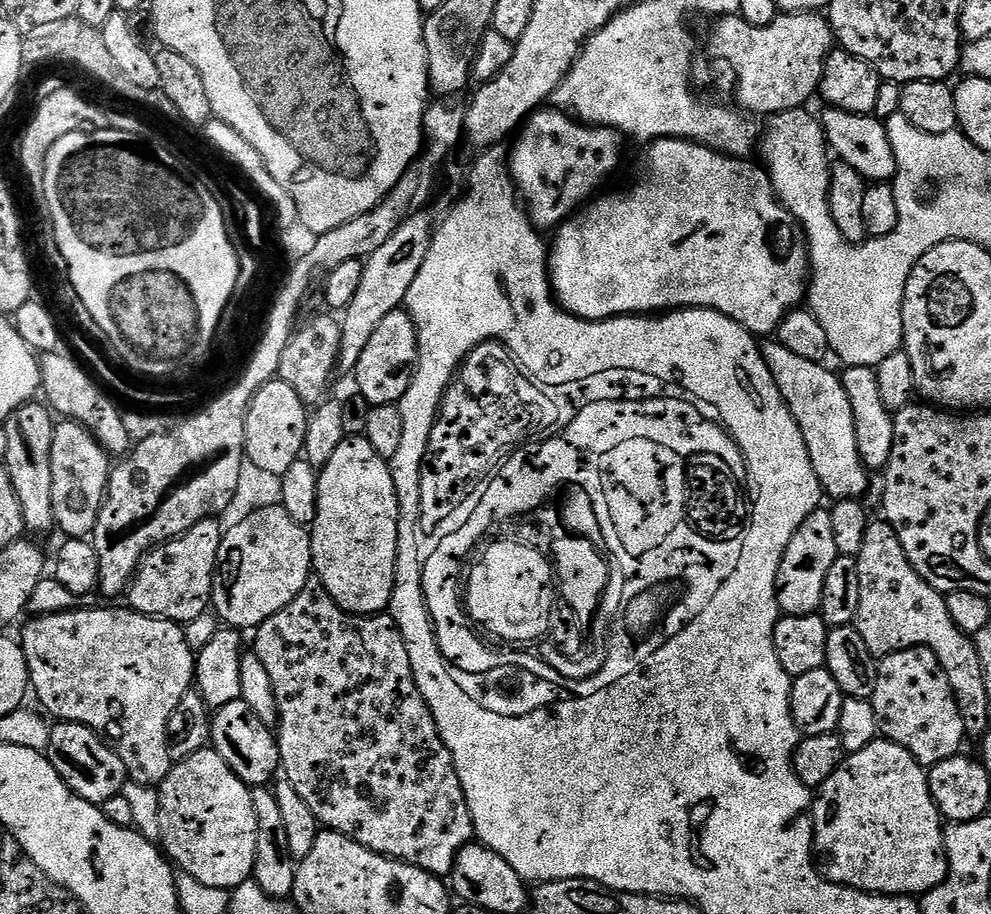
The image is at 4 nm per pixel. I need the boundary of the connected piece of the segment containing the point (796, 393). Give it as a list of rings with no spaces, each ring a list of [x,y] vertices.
[[[779,342],[765,343],[762,351],[764,361],[774,374],[774,386],[782,394],[794,422],[798,422],[798,430],[802,430],[802,438],[806,442],[806,450],[810,454],[810,462],[814,466],[814,474],[818,474],[818,482],[825,493],[832,495],[833,501],[860,500],[863,492],[868,488],[869,469],[864,467],[860,451],[858,450],[858,434],[854,426],[854,414],[850,410],[850,397],[844,389],[844,381],[839,375],[836,376],[824,362],[810,362],[810,358],[802,358],[794,354],[786,345]]]

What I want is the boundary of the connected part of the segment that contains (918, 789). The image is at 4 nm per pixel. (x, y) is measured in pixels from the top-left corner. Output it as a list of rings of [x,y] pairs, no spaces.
[[[878,738],[874,742],[870,742],[870,746],[866,746],[866,750],[847,753],[842,766],[838,766],[838,770],[834,770],[834,774],[830,774],[830,778],[826,778],[826,782],[822,782],[822,786],[815,793],[811,814],[814,860],[820,869],[820,875],[825,876],[830,882],[841,884],[844,888],[857,888],[860,892],[870,892],[873,896],[919,898],[925,892],[934,890],[948,877],[948,855],[944,849],[944,829],[946,824],[940,815],[934,798],[930,794],[925,765],[919,764],[910,754],[910,750],[898,746],[893,740]]]

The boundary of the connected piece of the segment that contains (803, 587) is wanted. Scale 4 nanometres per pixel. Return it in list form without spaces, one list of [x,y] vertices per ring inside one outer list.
[[[827,507],[817,508],[802,526],[790,538],[790,546],[786,546],[786,554],[782,554],[782,562],[776,579],[776,605],[785,616],[811,616],[819,613],[822,602],[822,586],[826,586],[826,574],[830,574],[830,566],[834,566],[838,556],[838,546],[834,543],[834,526],[830,523],[830,511]]]

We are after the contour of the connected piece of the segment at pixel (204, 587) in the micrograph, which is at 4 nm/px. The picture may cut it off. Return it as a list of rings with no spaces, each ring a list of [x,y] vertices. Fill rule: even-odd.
[[[216,518],[203,520],[184,535],[161,544],[159,548],[153,548],[140,564],[126,593],[127,607],[134,612],[140,612],[143,616],[153,616],[155,620],[173,620],[181,626],[209,611],[212,602],[212,583],[216,580],[216,559],[225,533],[225,529],[220,528],[220,523],[221,521]]]

